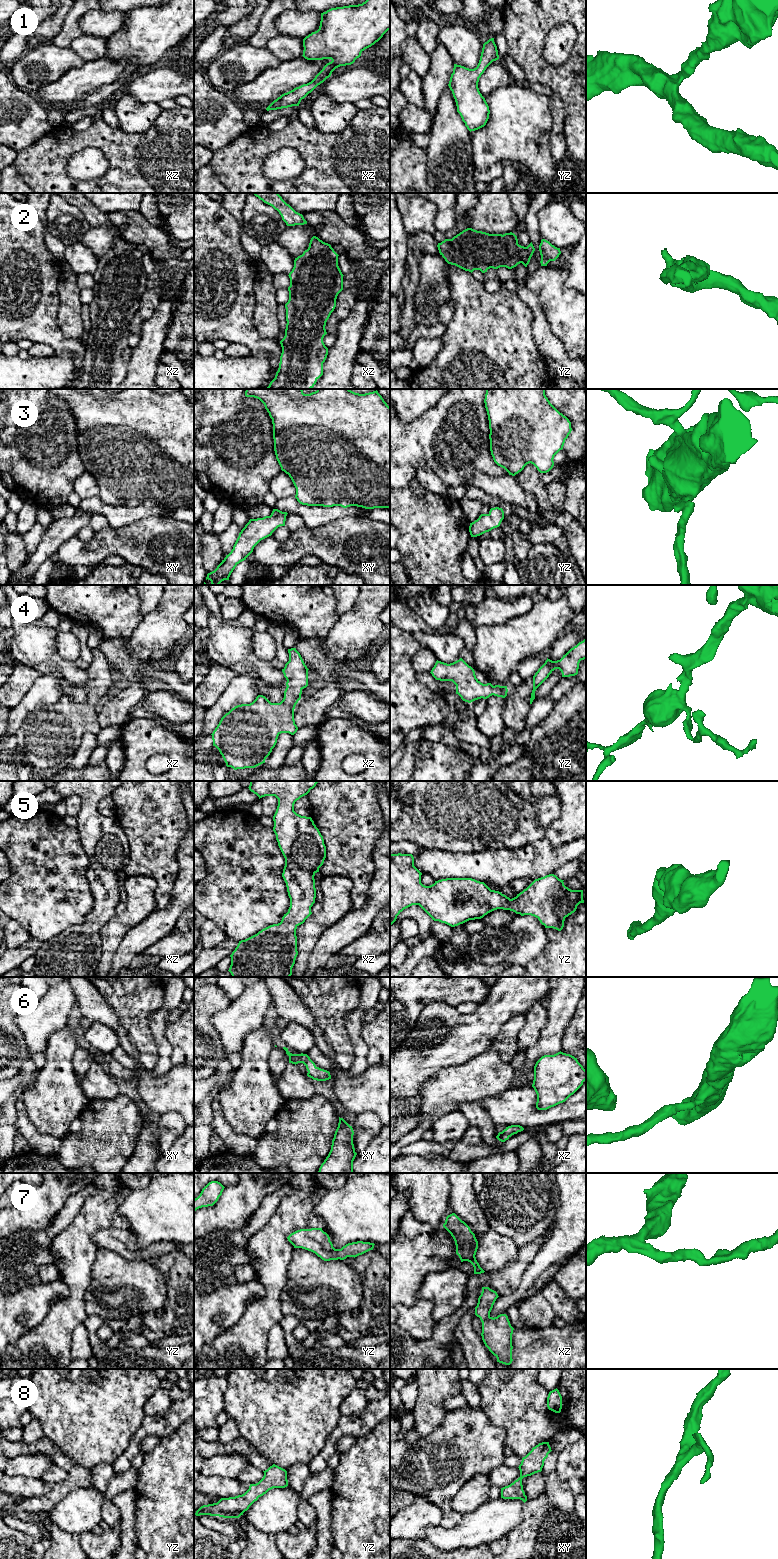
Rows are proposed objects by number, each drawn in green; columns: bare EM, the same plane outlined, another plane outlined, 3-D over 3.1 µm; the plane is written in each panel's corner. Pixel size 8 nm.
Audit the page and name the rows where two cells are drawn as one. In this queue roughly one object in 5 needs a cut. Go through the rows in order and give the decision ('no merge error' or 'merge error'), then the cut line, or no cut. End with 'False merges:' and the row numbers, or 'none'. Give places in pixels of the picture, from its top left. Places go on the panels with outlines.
1: no merge error | no cut
2: no merge error | no cut
3: no merge error | no cut
4: no merge error | no cut
5: no merge error | no cut
6: no merge error | no cut
7: no merge error | no cut
8: no merge error | no cut
False merges: none

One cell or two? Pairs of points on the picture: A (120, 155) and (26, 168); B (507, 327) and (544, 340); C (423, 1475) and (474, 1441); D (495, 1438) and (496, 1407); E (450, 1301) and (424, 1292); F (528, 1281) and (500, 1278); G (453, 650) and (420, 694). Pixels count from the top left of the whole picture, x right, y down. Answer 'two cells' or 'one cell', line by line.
A: one cell
B: two cells
C: one cell
D: two cells
E: one cell
F: two cells
G: two cells

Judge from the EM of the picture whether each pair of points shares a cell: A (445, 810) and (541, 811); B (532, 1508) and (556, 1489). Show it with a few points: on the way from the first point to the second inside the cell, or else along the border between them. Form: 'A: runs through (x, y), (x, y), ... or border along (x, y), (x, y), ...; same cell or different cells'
A: runs through (469, 810), (479, 811), (483, 814), (517, 814); same cell
B: border along (544, 1493), (558, 1510); different cells

